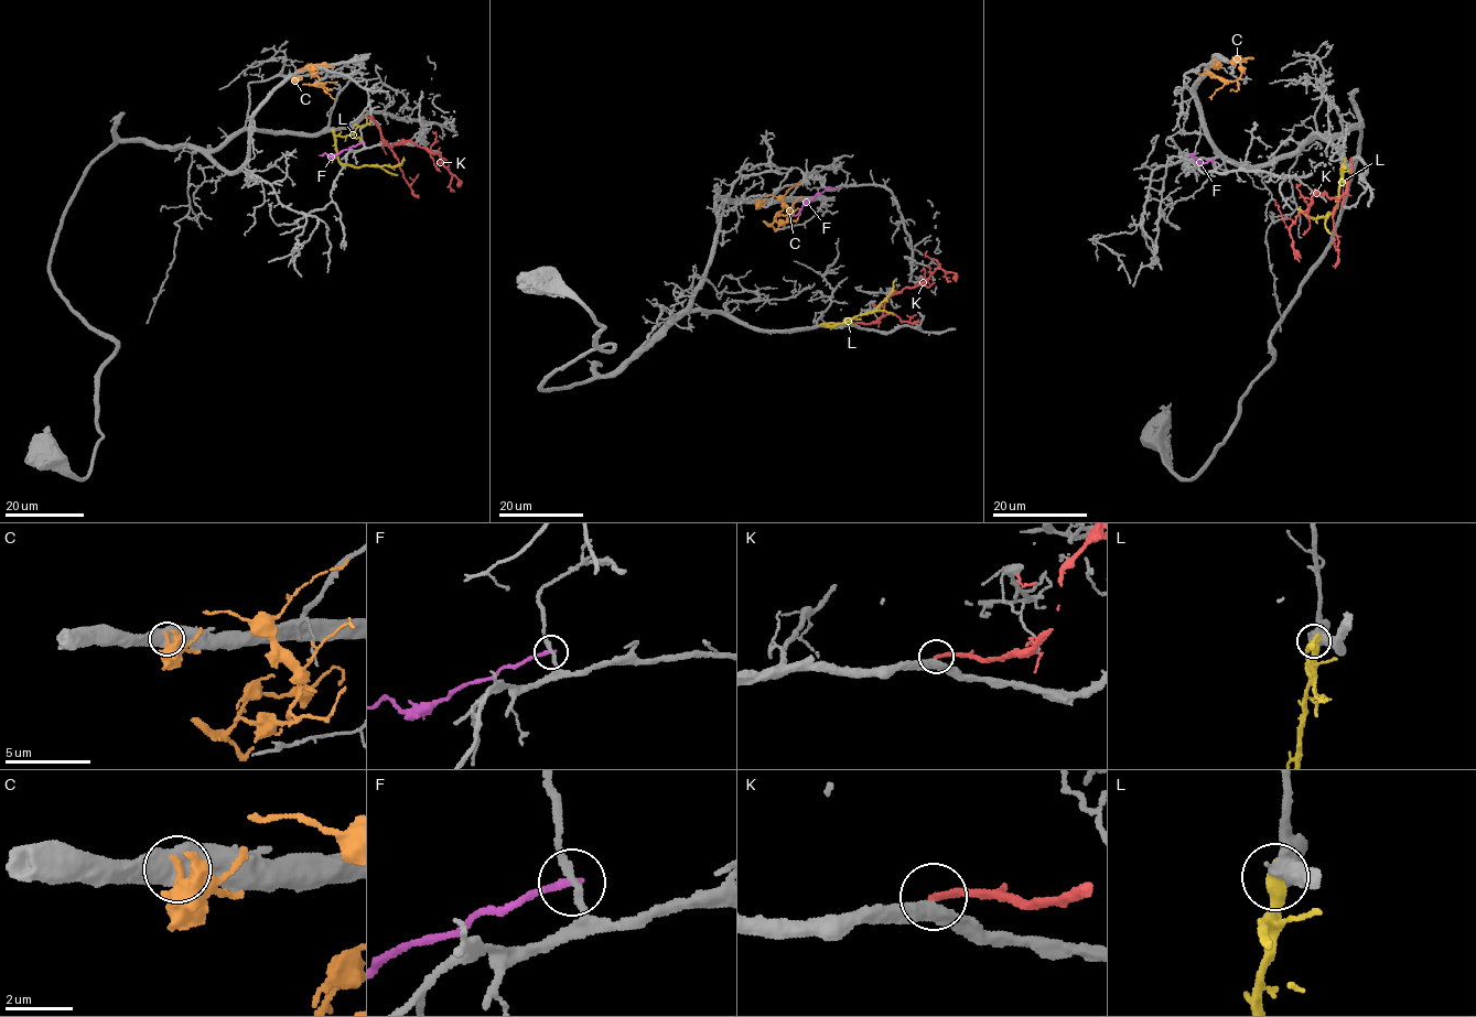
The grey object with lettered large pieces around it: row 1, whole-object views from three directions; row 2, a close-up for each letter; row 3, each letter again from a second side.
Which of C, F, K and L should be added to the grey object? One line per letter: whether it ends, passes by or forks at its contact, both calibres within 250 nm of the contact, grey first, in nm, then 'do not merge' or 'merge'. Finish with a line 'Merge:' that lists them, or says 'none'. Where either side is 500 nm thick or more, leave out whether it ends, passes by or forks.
C: 600 nm thick on the grey side, 240 nm on the other; do not merge
F: it ends there; 190 nm thick on the grey side, 190 nm on the other; do not merge
K: it ends there; 440 nm thick on the grey side, 240 nm on the other; do not merge
L: 500 nm thick on the grey side, 500 nm on the other; do not merge
Merge: none

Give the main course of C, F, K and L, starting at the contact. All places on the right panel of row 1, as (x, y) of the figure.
C: (1214, 58), (1216, 65), (1206, 71), (1226, 80), (1237, 80), (1241, 72), (1237, 56), (1231, 63), (1236, 65)
F: (1194, 153), (1191, 154), (1203, 163), (1211, 161)
K: (1350, 158), (1351, 170), (1340, 196), (1317, 193), (1293, 223), (1291, 245), (1299, 262)
L: (1342, 165), (1335, 209), (1327, 217), (1313, 219), (1297, 209)

